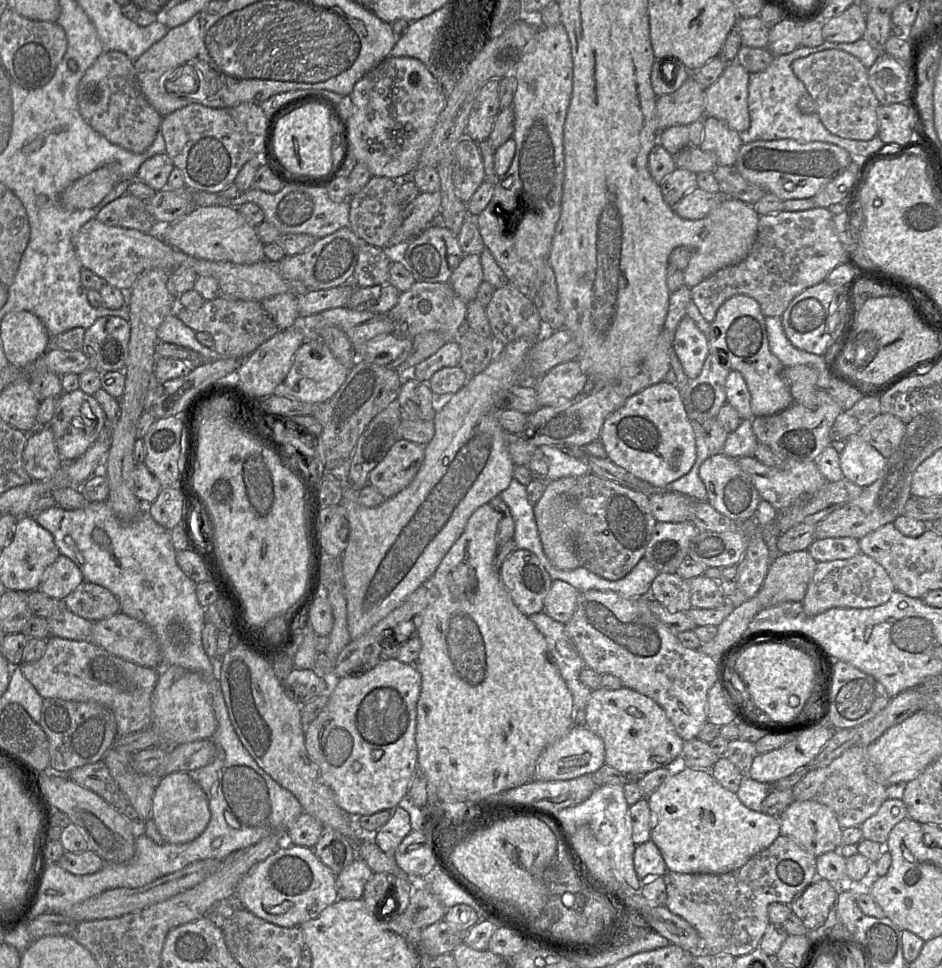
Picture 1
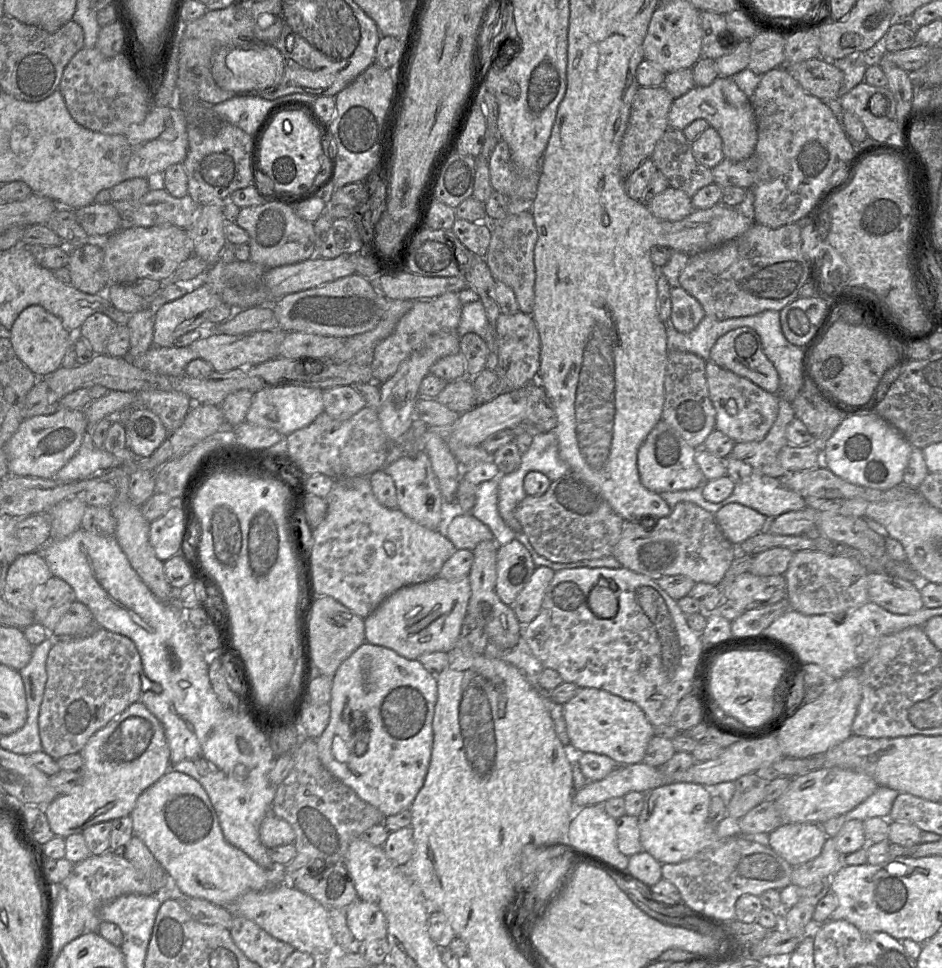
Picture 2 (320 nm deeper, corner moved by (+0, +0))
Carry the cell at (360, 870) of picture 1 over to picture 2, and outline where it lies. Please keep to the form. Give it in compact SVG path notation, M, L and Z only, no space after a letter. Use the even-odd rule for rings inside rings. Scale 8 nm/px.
M358 899L345 910L345 915L355 942L387 938L387 920L376 904Z

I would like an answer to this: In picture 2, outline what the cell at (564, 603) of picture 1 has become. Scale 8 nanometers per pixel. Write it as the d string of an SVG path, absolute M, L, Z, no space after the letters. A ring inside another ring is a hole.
M545 566L536 567L530 580L509 605L522 625L529 624L539 614L547 587L555 571Z

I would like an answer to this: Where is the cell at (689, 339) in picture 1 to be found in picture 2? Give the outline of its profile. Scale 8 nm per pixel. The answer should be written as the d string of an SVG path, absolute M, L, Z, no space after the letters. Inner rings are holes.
M682 287L671 289L672 311L669 319L677 331L690 333L705 317L701 304Z

